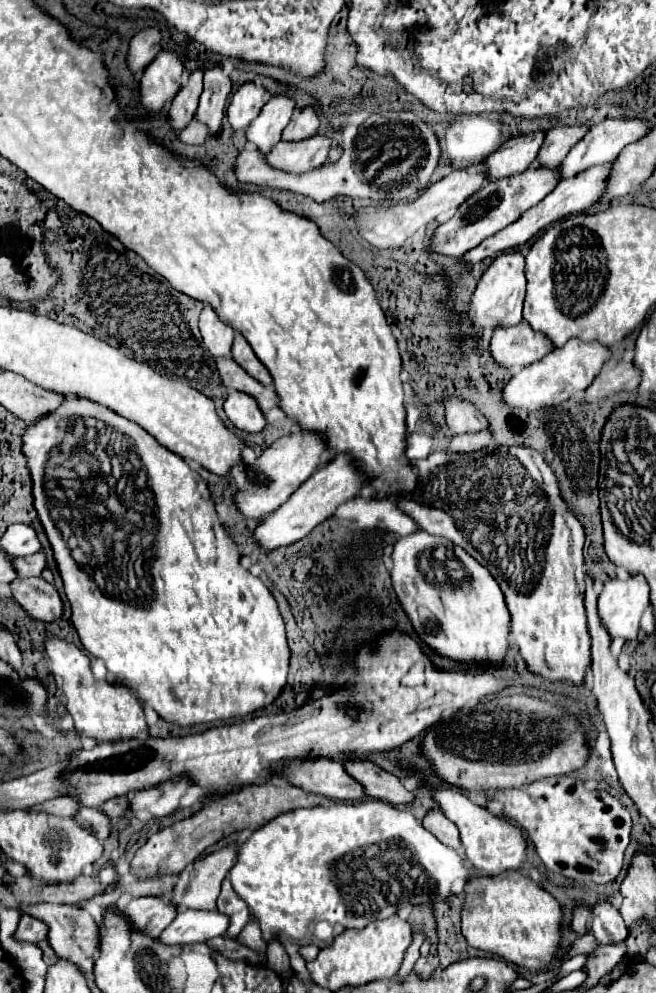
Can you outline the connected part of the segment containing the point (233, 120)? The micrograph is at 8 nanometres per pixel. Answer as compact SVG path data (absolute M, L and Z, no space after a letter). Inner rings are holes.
M244 84L232 96L228 106L228 120L234 130L244 130L262 110L264 106L264 88L256 84Z

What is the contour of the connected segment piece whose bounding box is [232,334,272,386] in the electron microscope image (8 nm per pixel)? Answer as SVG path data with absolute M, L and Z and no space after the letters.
M236 334L236 338L234 338L232 358L238 362L240 368L244 368L244 370L246 370L252 378L256 378L260 384L272 386L272 376L270 376L268 368L256 358L256 354L252 352L250 344L246 342L246 338L240 336L240 334Z

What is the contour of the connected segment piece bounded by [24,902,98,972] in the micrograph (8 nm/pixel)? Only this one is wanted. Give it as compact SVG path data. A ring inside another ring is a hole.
M26 904L26 914L38 916L38 920L44 920L50 926L48 942L54 948L54 952L66 960L72 960L74 964L80 964L80 970L92 972L94 956L98 954L98 924L96 920L84 910L74 904Z

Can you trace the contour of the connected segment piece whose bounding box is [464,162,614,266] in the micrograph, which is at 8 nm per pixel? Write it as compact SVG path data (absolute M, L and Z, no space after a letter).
M610 162L610 164L600 164L600 166L594 166L594 168L588 168L586 172L580 172L578 176L572 176L572 178L562 180L544 200L540 200L536 206L528 208L516 222L512 222L512 224L508 224L506 228L502 228L502 232L496 232L494 236L486 238L482 244L478 244L478 248L472 248L470 252L466 252L464 260L472 266L472 264L478 264L478 262L482 262L484 258L496 254L496 252L502 252L502 250L506 250L506 248L514 248L514 246L526 244L538 230L544 230L544 228L550 226L552 222L564 220L564 218L568 218L570 214L584 212L586 208L598 204L600 198L602 198L602 194L604 194L606 182L608 182L608 178L610 178L612 166L614 166L614 162Z

